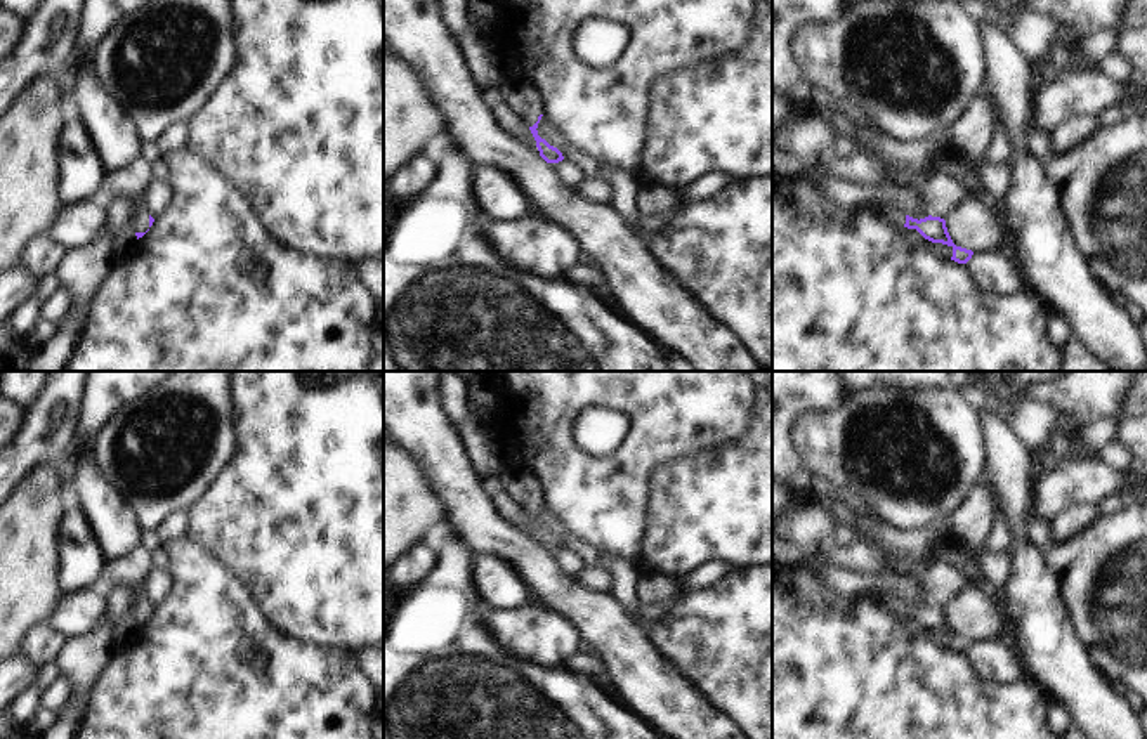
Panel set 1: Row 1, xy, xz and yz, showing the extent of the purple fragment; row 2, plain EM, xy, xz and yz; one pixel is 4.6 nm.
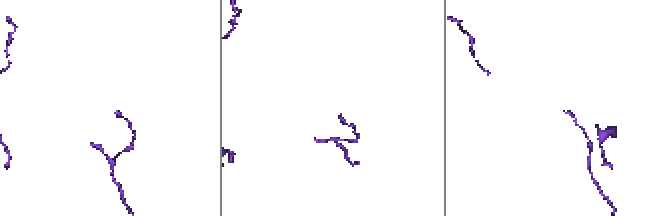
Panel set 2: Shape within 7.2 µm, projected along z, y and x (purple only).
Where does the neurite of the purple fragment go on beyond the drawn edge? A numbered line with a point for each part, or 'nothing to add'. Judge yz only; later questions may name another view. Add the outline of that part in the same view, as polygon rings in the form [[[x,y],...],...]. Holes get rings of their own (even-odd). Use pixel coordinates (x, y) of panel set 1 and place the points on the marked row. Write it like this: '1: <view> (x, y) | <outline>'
1: yz (894, 215) | [[[887,205],[888,210],[888,220],[899,226],[906,224],[906,215],[902,212],[899,212],[895,206]]]

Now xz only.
1: xz (519, 96) | [[[508,80],[496,87],[500,99],[521,118],[526,127],[533,127],[543,114],[541,102],[534,88],[526,80]]]

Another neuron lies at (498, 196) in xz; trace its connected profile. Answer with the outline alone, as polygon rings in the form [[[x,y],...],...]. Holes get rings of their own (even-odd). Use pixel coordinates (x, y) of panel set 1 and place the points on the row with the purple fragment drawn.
[[[488,163],[475,165],[472,193],[482,215],[493,222],[505,224],[533,213],[529,198],[500,167]]]

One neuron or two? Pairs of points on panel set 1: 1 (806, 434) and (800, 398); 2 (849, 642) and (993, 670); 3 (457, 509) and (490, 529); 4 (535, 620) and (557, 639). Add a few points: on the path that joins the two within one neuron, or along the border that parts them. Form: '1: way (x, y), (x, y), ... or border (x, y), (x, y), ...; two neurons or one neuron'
1: border (842, 399), (797, 424), (797, 455); two neurons
2: border (963, 653), (972, 670), (984, 682), (1007, 684); two neurons
3: way (465, 510), (481, 526); one neuron
4: way (540, 625), (552, 637); one neuron

